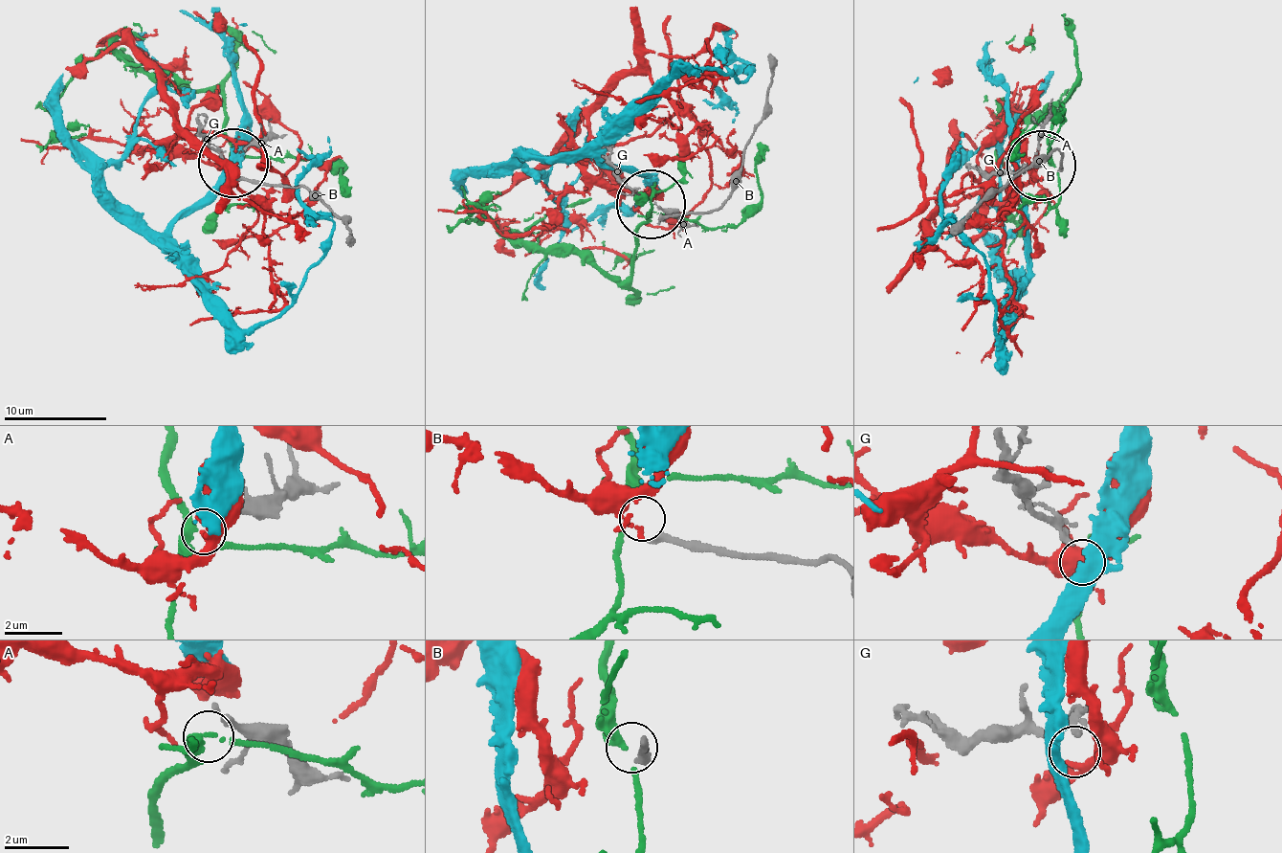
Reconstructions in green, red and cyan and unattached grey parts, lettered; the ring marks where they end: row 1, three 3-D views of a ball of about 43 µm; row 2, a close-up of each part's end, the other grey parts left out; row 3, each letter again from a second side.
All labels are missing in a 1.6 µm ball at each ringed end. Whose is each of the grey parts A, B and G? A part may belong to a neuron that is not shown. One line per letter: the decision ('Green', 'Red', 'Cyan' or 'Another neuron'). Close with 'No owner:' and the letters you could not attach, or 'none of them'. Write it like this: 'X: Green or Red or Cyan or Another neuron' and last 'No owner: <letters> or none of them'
A: Green
B: Another neuron
G: Another neuron
No owner: B, G

